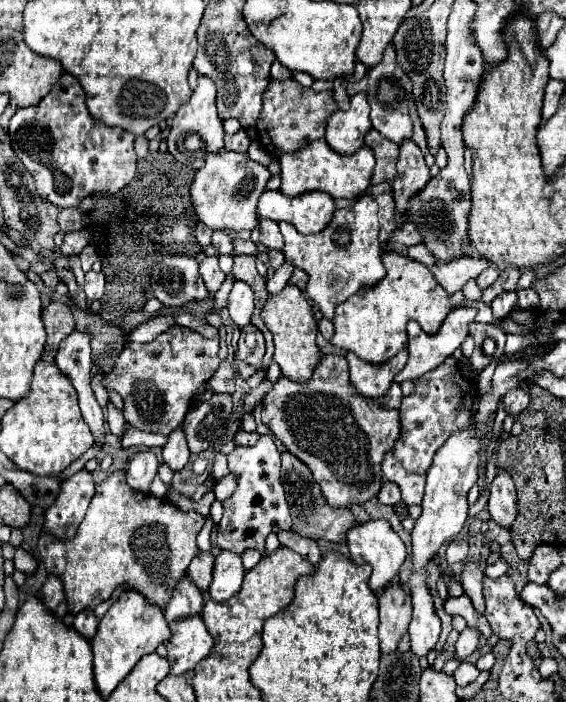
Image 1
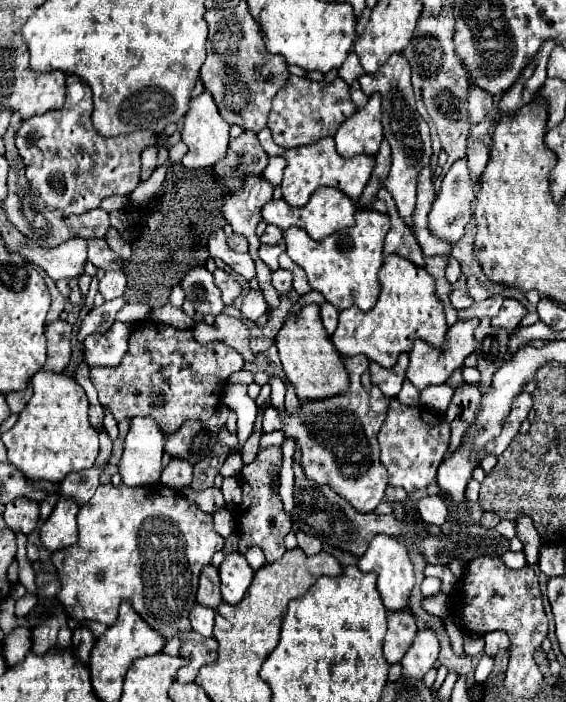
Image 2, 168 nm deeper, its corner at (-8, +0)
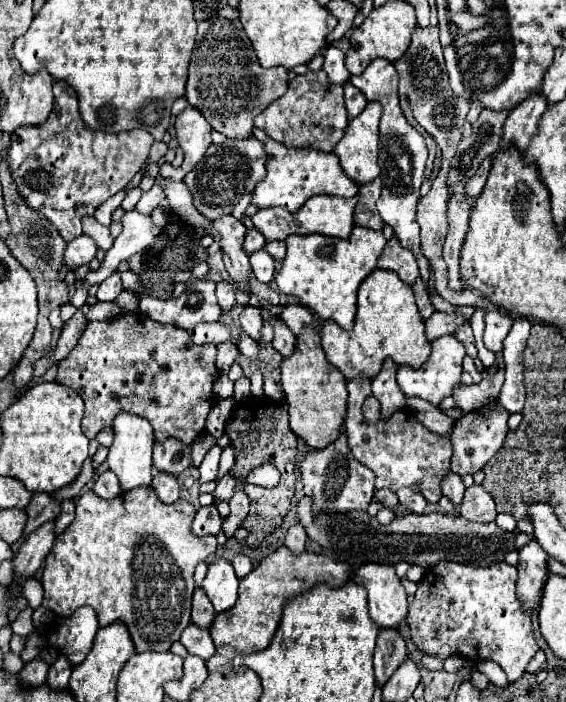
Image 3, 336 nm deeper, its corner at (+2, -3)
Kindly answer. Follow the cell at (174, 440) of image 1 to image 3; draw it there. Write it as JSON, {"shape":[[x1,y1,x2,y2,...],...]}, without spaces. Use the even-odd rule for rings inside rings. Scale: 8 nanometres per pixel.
{"shape":[[164,472,156,474,152,480,152,488,156,490,158,498,164,500,166,504,172,504,178,500,178,480,174,476,168,476]]}

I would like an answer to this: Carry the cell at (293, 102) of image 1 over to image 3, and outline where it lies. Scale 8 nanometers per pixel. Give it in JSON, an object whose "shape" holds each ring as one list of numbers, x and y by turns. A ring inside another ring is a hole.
{"shape":[[308,70,306,74,296,76,288,84,286,94,256,116,256,128,264,130,286,148,314,148,320,152,332,152,344,136,346,126,348,116,344,108,344,90,340,84,330,84,322,70]]}

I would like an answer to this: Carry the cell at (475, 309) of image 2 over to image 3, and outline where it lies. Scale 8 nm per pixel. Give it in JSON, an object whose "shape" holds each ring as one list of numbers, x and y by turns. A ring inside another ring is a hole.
{"shape":[[434,312,428,320,426,320,426,338,432,342,440,336,446,334,454,334,454,330,458,328,456,324,458,314,446,314,446,312]]}

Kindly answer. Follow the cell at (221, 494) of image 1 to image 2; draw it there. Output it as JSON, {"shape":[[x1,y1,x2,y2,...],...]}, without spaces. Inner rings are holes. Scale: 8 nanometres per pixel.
{"shape":[[184,487,180,491,180,495,186,495,186,499,194,499,194,503,198,503,198,507,206,513,214,513,216,509,222,509,226,505,222,491,216,489,216,487,210,487,210,489,204,489,204,491]]}

